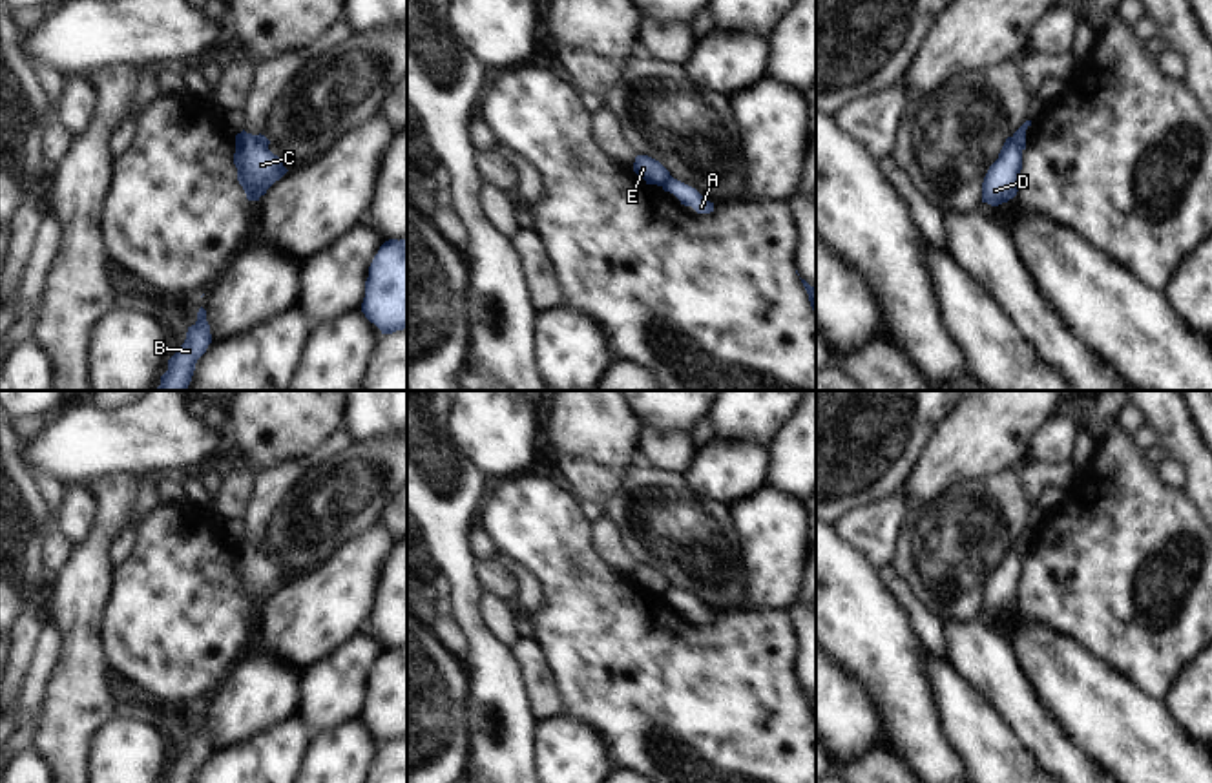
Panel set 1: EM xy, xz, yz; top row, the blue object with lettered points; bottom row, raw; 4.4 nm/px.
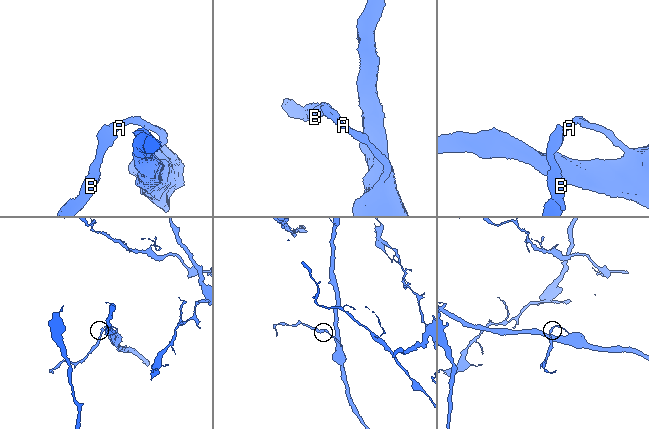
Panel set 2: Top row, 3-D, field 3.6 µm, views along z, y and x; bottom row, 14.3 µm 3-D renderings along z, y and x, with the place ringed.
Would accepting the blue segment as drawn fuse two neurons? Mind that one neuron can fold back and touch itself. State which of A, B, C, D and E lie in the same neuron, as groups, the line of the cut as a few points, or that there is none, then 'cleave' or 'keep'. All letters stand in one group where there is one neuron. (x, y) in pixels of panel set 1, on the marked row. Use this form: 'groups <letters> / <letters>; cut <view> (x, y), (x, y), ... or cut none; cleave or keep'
groups A / B C D E; cut yz (1012, 137), (1023, 148); cleave

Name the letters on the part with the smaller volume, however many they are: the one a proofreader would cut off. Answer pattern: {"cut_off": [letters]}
{"cut_off": ["B", "C", "D", "E"]}

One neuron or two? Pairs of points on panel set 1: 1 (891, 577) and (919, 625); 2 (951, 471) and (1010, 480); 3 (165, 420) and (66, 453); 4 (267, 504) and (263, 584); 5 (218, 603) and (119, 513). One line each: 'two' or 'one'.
1: one
2: two
3: one
4: one
5: two

